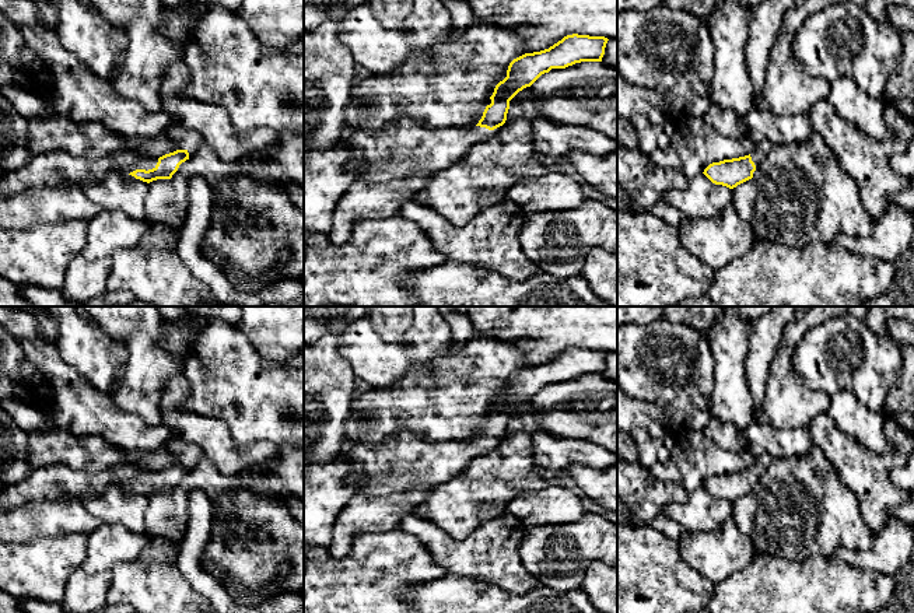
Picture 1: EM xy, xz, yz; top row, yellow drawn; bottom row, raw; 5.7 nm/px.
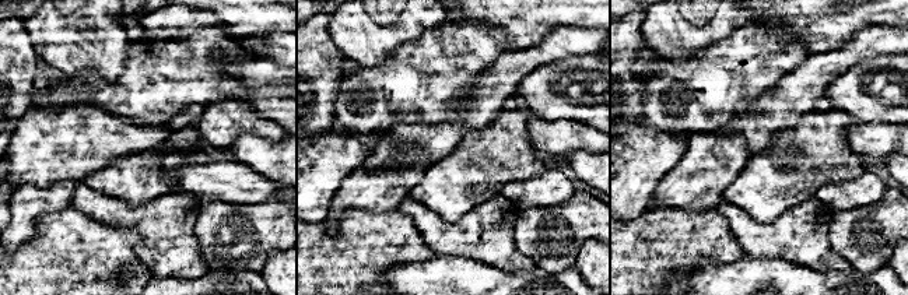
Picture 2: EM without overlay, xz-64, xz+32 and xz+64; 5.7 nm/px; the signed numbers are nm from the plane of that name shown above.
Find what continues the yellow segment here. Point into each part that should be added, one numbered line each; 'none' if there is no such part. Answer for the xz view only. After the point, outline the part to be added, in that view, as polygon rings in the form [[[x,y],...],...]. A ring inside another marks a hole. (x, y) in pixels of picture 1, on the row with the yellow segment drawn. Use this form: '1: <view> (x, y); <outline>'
1: xz (405, 149); [[[399,118],[375,133],[344,127],[340,141],[363,155],[354,174],[356,182],[386,183],[447,169],[490,132],[480,126],[428,127],[412,118]]]

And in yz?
1: yz (760, 147); [[[754,139],[752,144],[752,161],[754,165],[759,165],[768,154],[768,151],[774,147],[775,144],[771,143],[768,139]]]

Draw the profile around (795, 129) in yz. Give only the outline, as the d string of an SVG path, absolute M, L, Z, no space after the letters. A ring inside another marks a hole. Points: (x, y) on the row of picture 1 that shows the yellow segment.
M756 106L740 119L752 140L768 139L774 144L798 144L813 132L808 113L777 116L766 108Z

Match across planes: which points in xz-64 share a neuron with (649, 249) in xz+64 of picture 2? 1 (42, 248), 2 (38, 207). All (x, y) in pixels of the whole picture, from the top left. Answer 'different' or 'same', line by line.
1: same
2: different

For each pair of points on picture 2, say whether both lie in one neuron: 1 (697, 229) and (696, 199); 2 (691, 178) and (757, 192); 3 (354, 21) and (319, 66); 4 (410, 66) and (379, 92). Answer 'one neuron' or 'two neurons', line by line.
1: two neurons
2: two neurons
3: two neurons
4: one neuron

